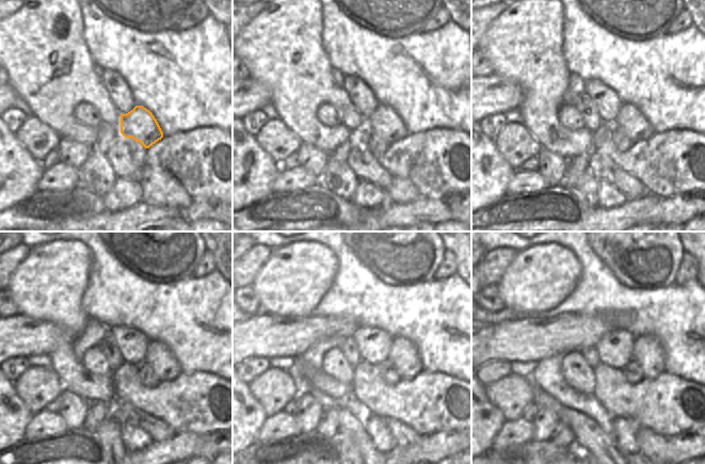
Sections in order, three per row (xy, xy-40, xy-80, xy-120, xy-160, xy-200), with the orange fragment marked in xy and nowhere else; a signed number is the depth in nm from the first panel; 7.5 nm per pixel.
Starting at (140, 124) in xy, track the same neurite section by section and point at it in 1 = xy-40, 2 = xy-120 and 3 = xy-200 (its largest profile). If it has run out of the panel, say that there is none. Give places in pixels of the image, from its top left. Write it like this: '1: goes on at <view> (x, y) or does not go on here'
1: goes on at xy-40 (384, 123)
2: goes on at xy-120 (162, 362)
3: goes on at xy-200 (647, 351)

